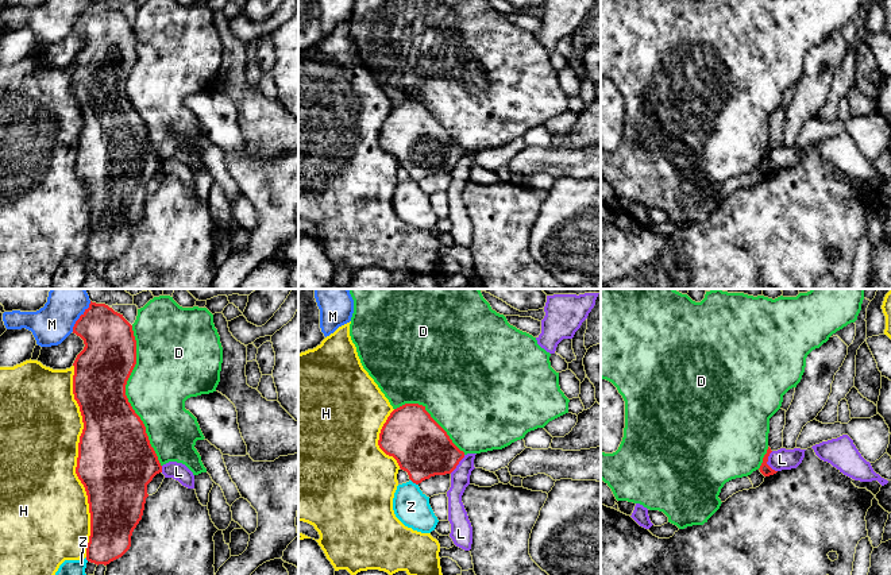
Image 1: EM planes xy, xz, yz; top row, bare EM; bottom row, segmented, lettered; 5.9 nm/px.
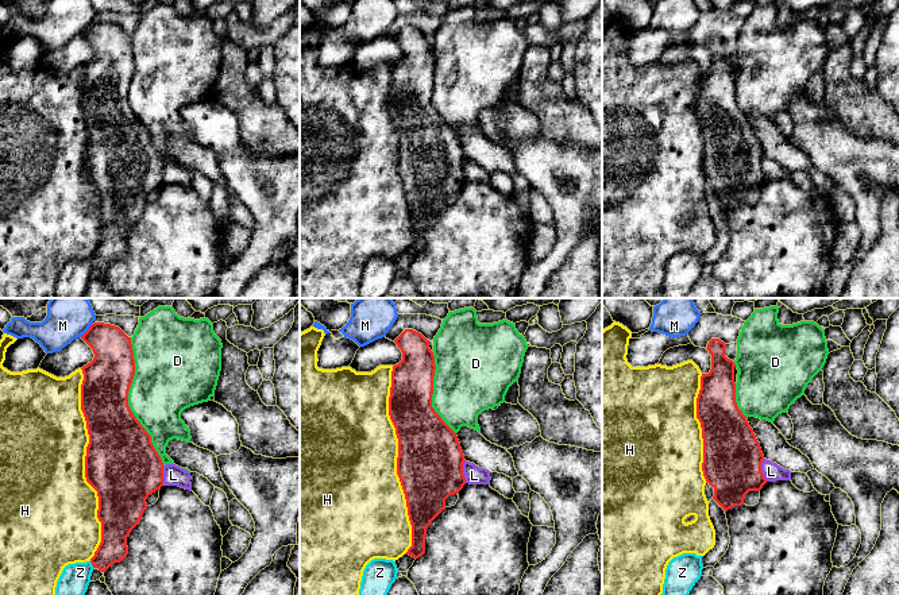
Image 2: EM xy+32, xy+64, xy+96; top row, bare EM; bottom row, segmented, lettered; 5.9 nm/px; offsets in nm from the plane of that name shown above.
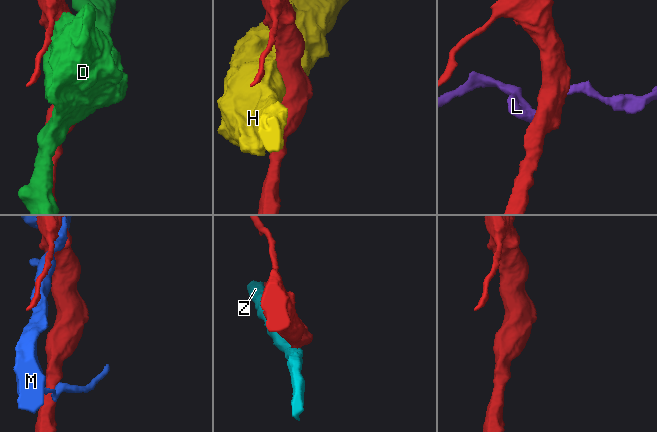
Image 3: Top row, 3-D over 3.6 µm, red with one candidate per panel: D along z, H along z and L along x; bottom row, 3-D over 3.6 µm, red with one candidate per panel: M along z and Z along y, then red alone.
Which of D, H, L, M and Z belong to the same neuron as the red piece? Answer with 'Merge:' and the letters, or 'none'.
Merge: none

